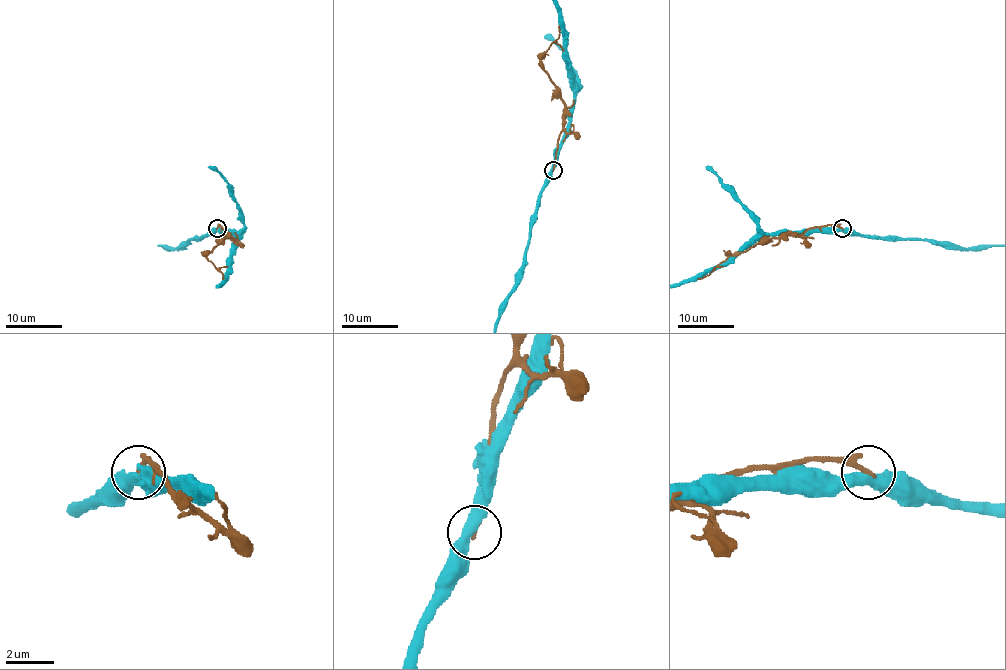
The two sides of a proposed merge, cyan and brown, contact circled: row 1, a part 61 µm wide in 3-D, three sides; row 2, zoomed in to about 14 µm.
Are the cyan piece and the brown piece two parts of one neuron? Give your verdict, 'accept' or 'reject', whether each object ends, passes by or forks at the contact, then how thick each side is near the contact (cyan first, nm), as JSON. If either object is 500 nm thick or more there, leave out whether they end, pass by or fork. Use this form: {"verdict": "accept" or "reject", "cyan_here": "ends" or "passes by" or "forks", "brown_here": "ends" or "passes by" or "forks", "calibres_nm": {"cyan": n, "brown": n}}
{"verdict": "reject", "cyan_here": "passes by", "brown_here": "ends", "calibres_nm": {"cyan": 440, "brown": 200}}

